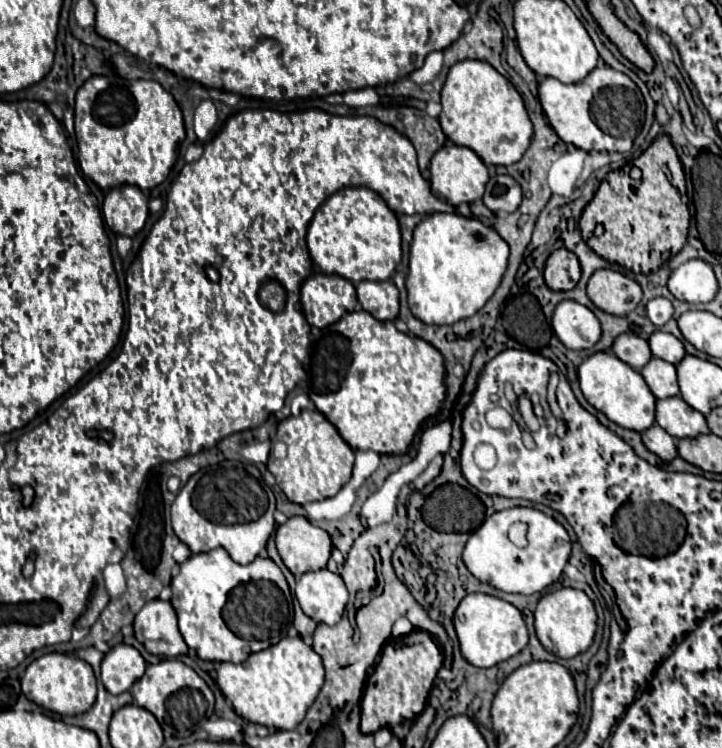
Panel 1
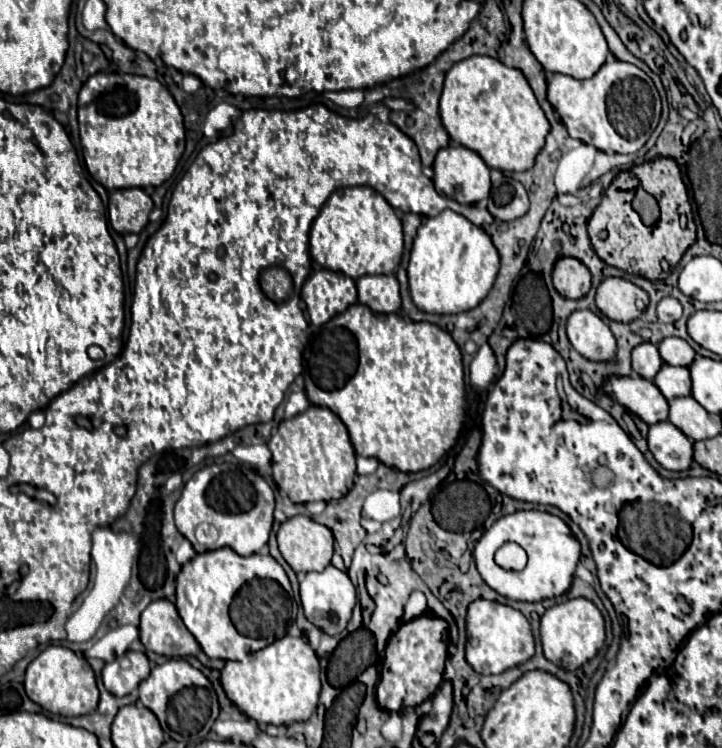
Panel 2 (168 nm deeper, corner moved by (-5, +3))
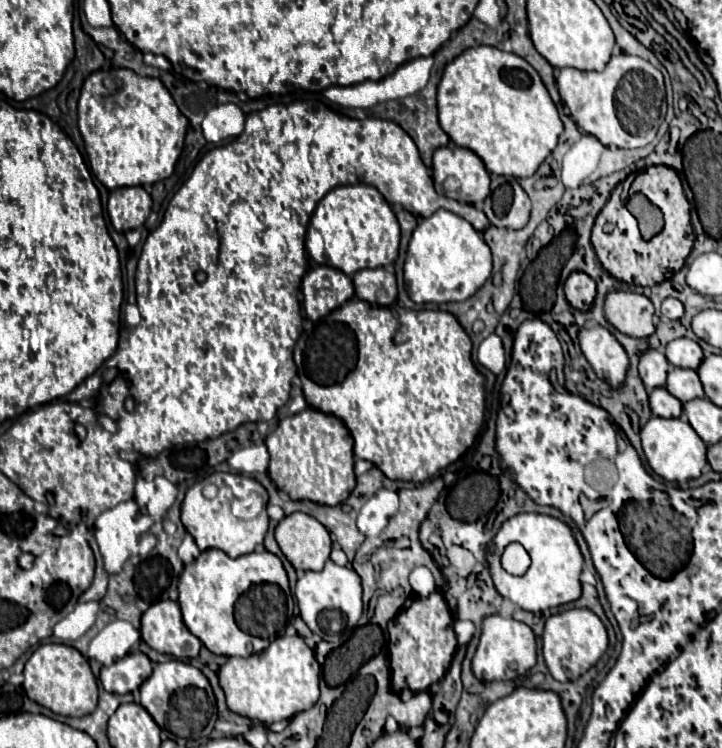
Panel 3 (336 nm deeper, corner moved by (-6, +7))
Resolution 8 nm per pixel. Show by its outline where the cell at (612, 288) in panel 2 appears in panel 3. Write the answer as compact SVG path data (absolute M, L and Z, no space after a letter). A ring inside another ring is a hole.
M610 292L606 296L606 318L622 334L632 338L648 338L656 332L654 306L642 294Z

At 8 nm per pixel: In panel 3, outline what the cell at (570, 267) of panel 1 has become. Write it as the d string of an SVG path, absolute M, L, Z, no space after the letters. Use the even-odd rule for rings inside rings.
M572 272L564 284L566 300L576 308L576 310L590 310L592 302L596 298L596 284L586 276L584 272Z

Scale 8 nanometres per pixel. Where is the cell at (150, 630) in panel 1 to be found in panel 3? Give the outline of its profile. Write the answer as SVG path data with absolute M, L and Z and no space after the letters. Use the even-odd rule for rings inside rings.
M162 600L144 612L140 633L150 648L174 658L196 658L202 648L202 642L184 626L178 602L172 600Z

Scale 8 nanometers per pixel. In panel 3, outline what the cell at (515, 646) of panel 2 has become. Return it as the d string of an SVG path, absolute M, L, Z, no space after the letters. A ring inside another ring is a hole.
M488 616L482 626L478 650L472 658L472 672L478 680L498 682L524 676L536 664L536 637L530 626L502 616Z

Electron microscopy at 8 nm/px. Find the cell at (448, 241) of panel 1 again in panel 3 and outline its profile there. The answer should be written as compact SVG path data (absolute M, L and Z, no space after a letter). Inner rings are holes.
M438 210L430 218L420 218L410 238L404 262L404 280L408 286L408 294L416 304L466 300L488 280L490 272L490 248L486 248L486 242L470 222L448 210Z

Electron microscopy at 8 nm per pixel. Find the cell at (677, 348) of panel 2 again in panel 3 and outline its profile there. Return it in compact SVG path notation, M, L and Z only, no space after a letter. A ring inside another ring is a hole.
M678 338L666 346L666 358L676 368L696 370L702 364L702 348L690 338Z

